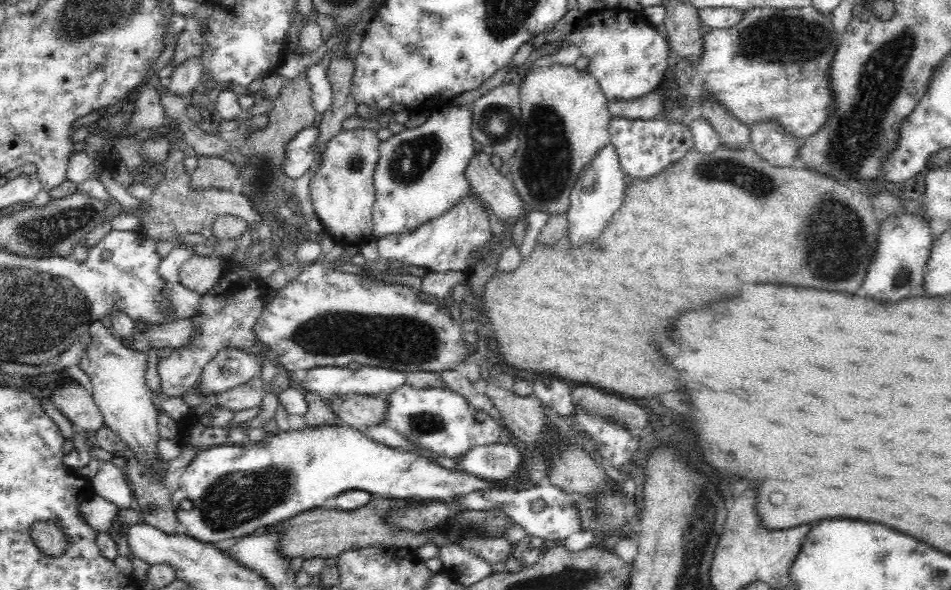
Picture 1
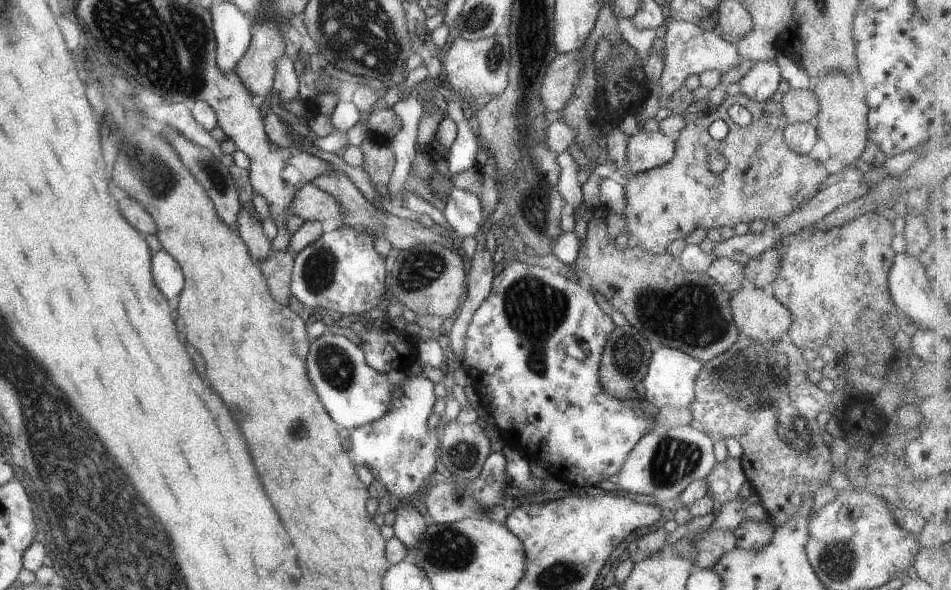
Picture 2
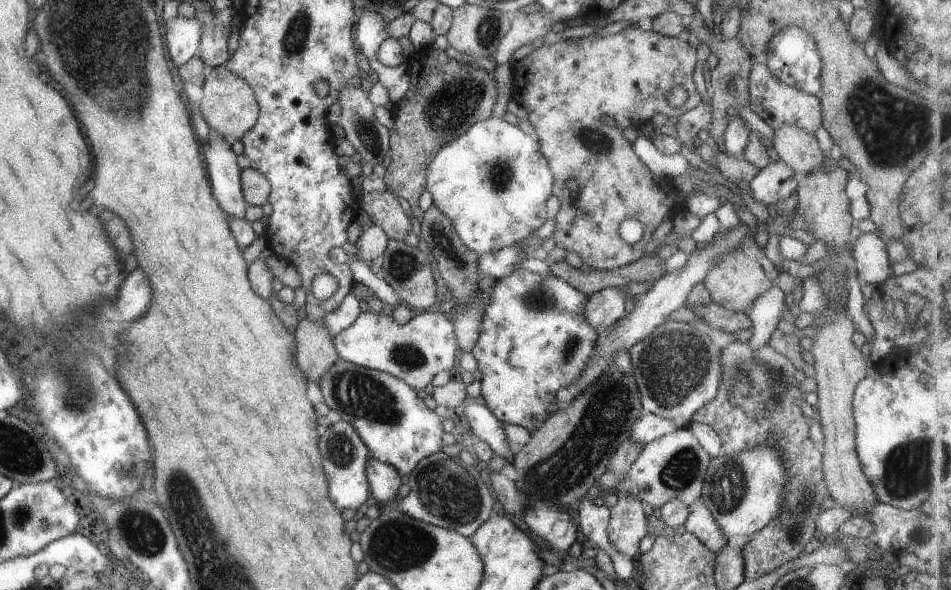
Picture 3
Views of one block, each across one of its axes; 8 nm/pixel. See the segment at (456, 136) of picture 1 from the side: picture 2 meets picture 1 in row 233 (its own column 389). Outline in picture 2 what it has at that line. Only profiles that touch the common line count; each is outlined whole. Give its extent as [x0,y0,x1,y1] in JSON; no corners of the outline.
[305,331,407,431]

